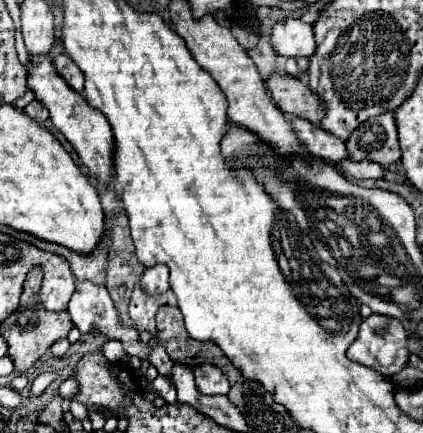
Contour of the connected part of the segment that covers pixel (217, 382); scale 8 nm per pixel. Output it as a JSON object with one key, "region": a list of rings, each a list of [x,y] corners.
{"region":[[[213,365],[195,367],[195,383],[197,383],[197,389],[205,395],[227,395],[229,393],[229,381],[221,373],[221,369]]]}

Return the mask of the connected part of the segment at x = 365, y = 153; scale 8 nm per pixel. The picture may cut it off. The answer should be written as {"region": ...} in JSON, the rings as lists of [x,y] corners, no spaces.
{"region":[[[383,113],[361,123],[345,141],[345,147],[353,161],[367,159],[379,163],[381,167],[397,163],[401,159],[401,151],[393,113]]]}

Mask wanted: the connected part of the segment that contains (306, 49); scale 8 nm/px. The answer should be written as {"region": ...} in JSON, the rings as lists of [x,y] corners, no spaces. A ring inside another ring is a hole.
{"region":[[[281,19],[271,29],[271,45],[283,57],[309,57],[315,49],[313,29],[301,19]]]}

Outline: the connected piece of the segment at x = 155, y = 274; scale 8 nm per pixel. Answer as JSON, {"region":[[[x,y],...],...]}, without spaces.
{"region":[[[155,265],[145,269],[141,277],[141,287],[147,295],[159,295],[169,289],[169,269],[165,265]]]}

